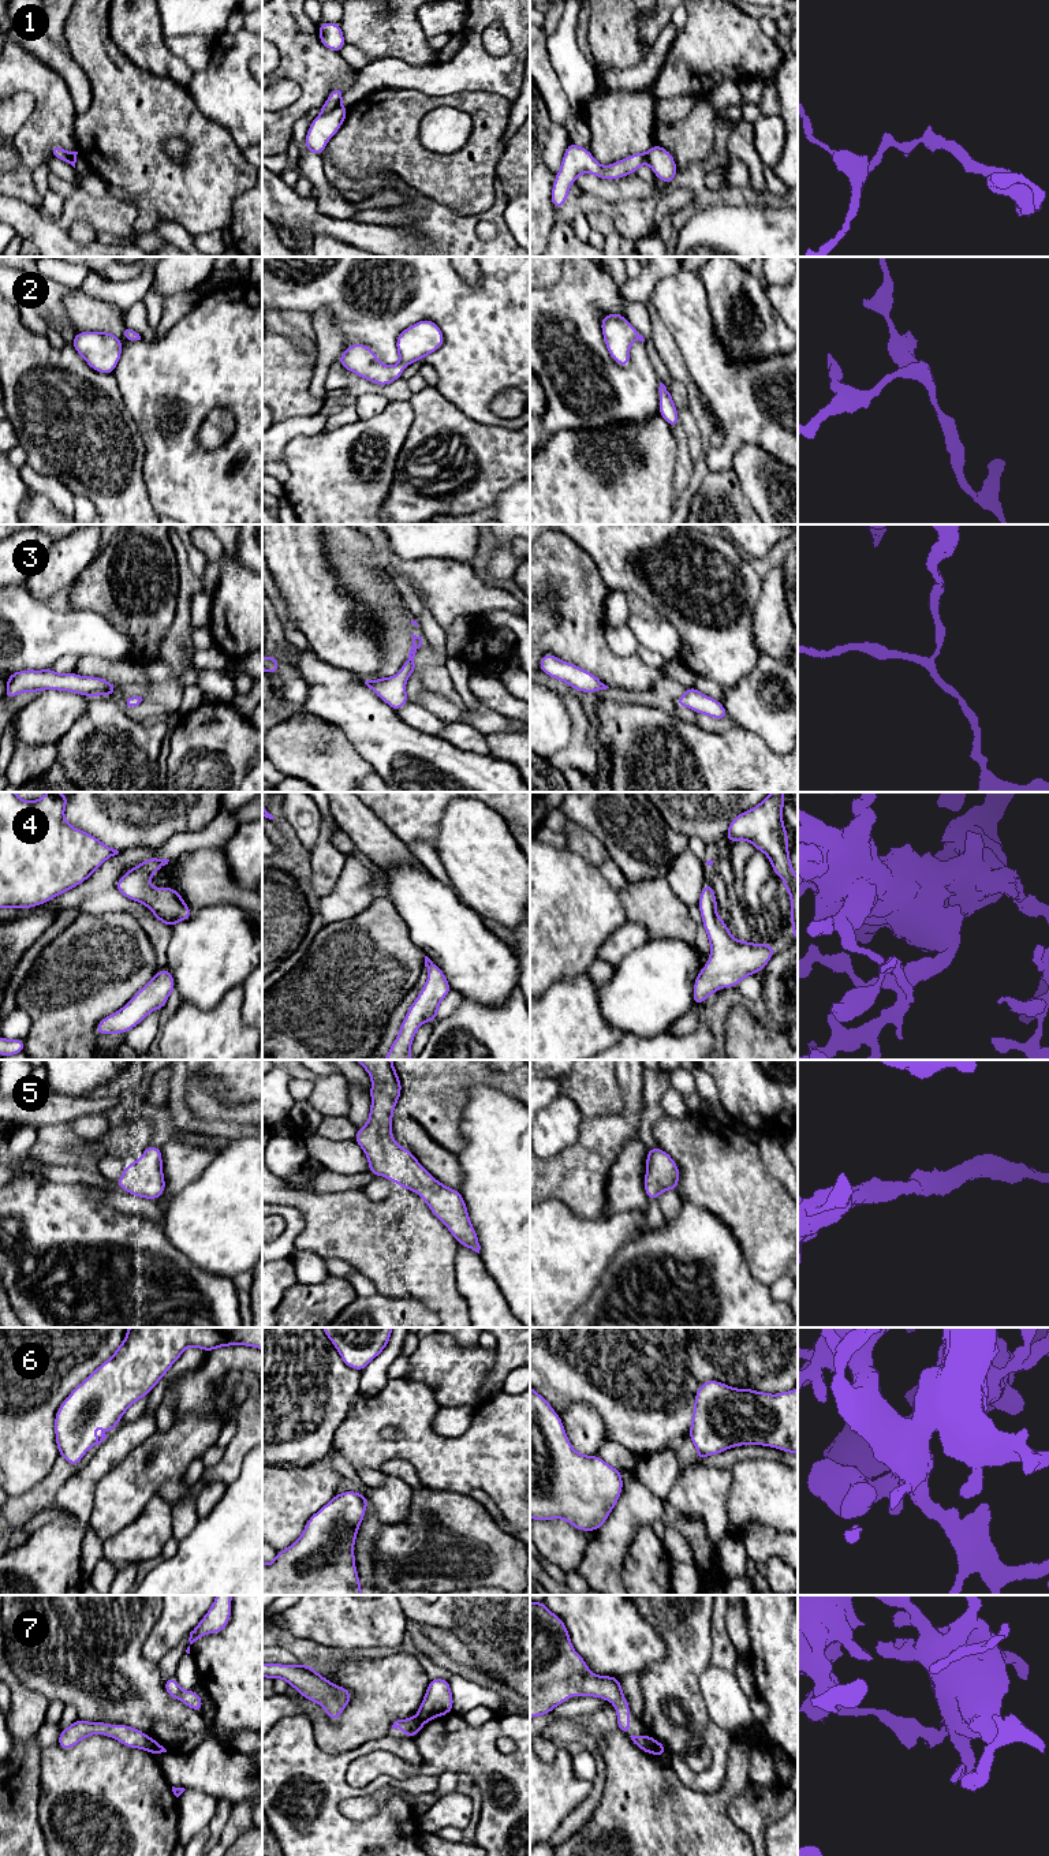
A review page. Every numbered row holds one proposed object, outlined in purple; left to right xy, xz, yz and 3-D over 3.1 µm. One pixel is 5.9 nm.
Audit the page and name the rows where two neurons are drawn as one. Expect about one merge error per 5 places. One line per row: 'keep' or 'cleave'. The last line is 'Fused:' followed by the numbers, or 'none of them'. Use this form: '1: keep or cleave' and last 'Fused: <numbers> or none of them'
1: cleave
2: keep
3: keep
4: keep
5: keep
6: keep
7: cleave
Fused: 1, 7

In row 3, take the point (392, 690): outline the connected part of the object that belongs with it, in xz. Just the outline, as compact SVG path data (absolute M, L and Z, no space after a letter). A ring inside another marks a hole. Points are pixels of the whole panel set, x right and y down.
M411 634L411 636L412 645L408 653L408 658L397 675L392 677L380 677L377 680L365 681L365 684L372 688L376 695L387 702L395 712L400 710L408 702L408 697L406 694L406 680L417 669L414 657L417 650L422 646L421 636L417 636L414 634Z

